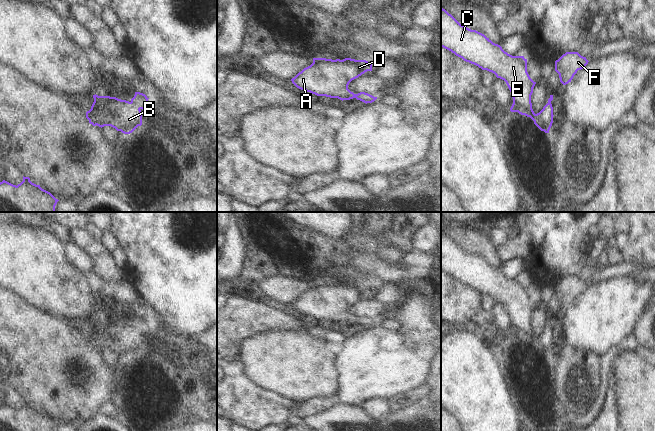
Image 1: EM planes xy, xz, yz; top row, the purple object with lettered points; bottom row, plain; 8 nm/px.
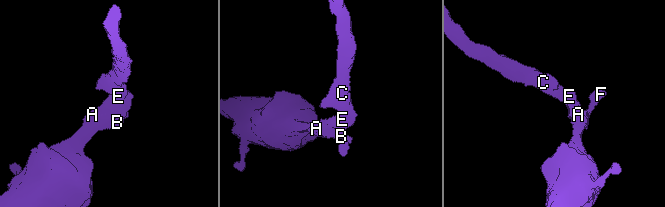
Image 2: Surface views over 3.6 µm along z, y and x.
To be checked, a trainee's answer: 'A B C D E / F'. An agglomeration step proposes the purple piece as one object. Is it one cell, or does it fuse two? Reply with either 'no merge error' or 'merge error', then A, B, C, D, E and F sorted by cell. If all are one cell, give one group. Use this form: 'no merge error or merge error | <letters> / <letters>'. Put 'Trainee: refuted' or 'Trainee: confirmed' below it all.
no merge error | A B C D E F
Trainee: refuted

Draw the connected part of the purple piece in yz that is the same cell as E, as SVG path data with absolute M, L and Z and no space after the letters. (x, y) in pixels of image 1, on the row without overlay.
M441 232L441 271L504 304L513 322L510 335L530 341L541 355L549 357L554 340L551 328L553 319L550 319L543 333L535 338L531 319L536 306L527 296L527 283L524 280L508 278L484 258L461 249L443 232Z

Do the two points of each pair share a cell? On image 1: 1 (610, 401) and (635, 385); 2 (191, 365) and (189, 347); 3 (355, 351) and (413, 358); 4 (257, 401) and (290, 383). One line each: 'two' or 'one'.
1: two
2: two
3: one
4: two

